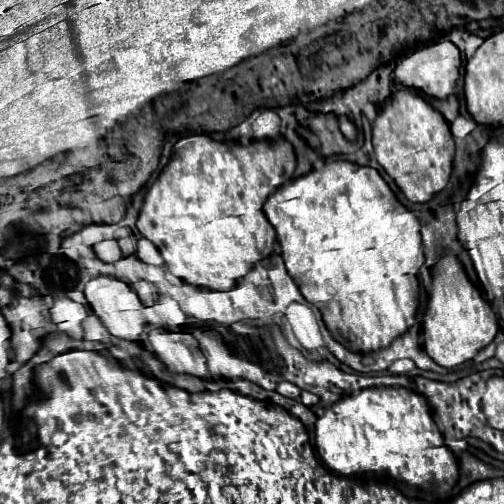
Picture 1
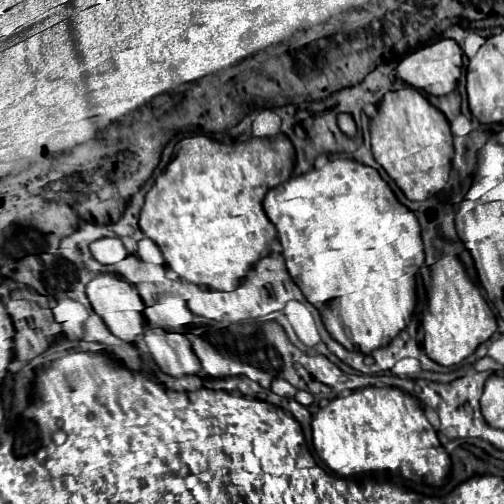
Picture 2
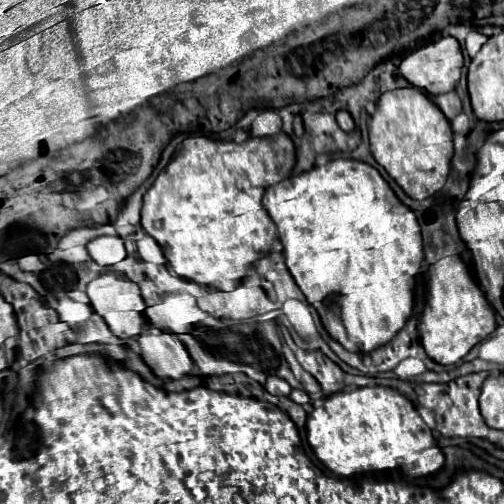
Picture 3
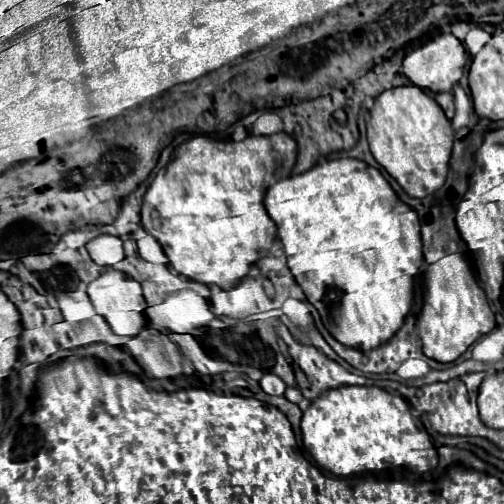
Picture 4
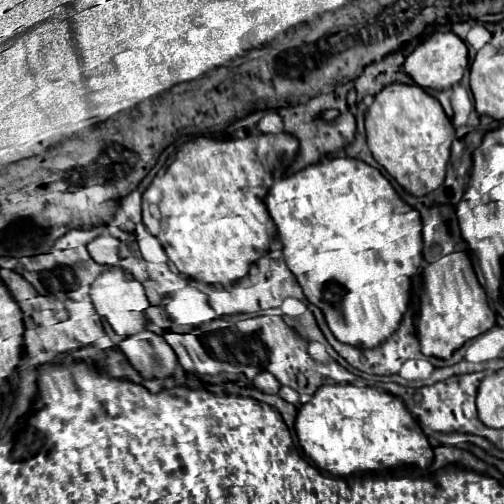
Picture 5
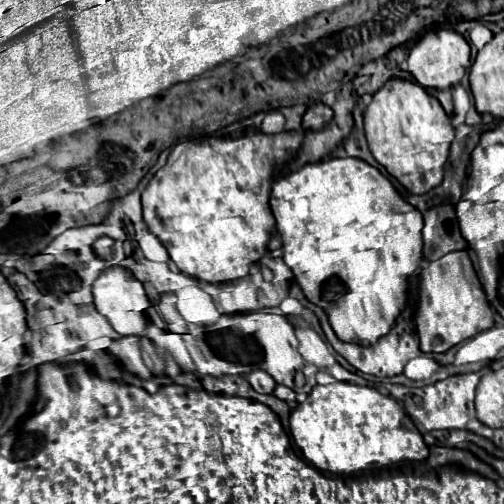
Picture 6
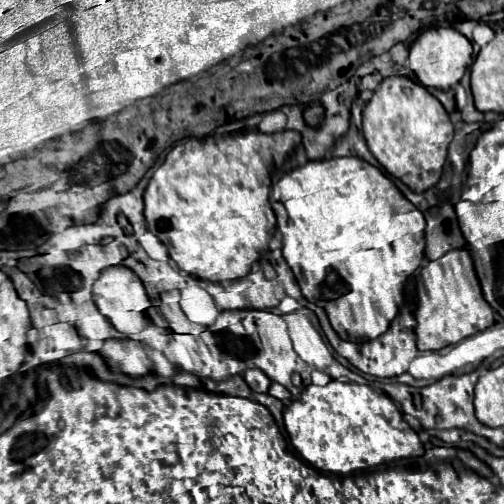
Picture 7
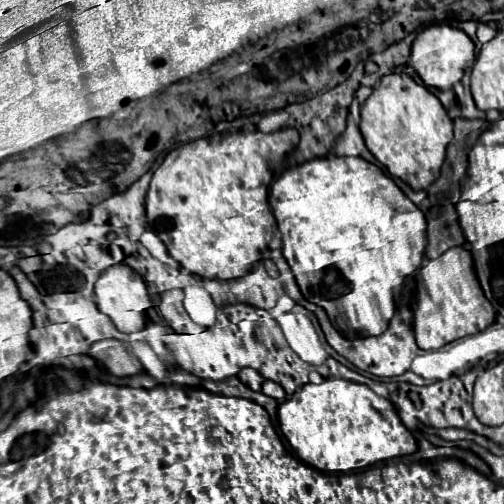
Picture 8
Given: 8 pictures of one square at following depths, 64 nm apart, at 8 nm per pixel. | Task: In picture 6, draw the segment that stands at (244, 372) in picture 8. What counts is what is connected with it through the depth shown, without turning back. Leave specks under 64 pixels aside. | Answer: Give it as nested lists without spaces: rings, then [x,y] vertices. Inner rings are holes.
[[[256,370],[248,376],[248,382],[252,384],[252,388],[256,392],[262,392],[262,394],[272,394],[274,388],[276,388],[276,382],[272,380],[272,376],[268,376],[268,372],[264,370]]]

